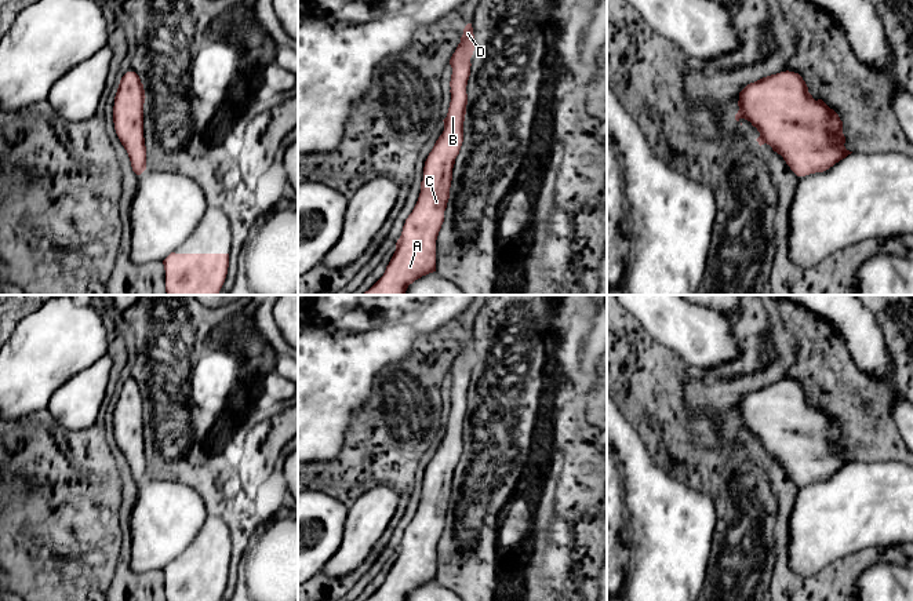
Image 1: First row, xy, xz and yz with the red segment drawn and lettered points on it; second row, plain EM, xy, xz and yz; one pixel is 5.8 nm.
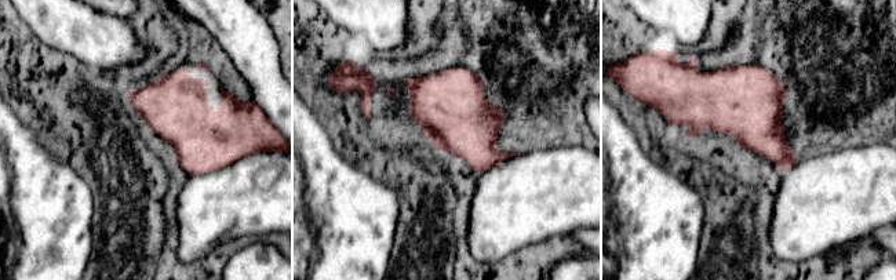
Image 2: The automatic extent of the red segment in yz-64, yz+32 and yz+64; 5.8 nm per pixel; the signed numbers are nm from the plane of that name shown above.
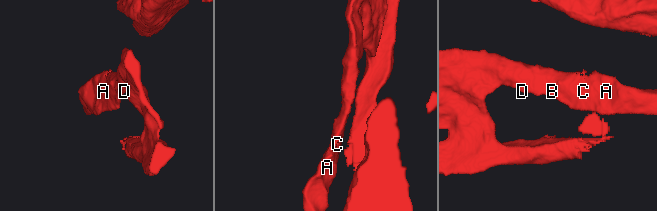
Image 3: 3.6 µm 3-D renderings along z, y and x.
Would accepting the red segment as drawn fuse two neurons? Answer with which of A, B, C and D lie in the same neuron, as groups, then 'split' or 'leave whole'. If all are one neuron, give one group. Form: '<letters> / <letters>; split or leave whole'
A B C D; leave whole

